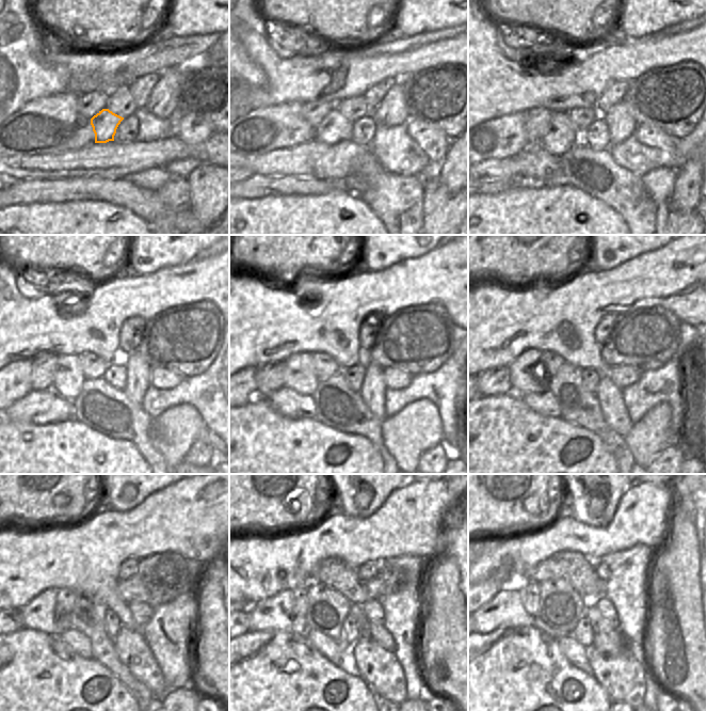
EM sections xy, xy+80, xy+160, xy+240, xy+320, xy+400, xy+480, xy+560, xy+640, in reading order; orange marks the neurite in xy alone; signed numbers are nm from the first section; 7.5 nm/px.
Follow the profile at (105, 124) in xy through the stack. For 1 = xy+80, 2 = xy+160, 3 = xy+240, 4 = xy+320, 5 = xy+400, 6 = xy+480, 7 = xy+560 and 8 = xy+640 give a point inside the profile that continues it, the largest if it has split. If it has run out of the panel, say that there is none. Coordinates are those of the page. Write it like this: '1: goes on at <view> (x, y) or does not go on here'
1: goes on at xy+80 (334, 128)
2: goes on at xy+160 (561, 135)
3: goes on at xy+240 (68, 379)
4: goes on at xy+320 (300, 375)
5: goes on at xy+400 (524, 379)
6: goes on at xy+480 (41, 614)
7: goes on at xy+560 (276, 613)
8: goes on at xy+640 (505, 610)

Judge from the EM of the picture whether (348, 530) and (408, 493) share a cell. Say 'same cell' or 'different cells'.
same cell

